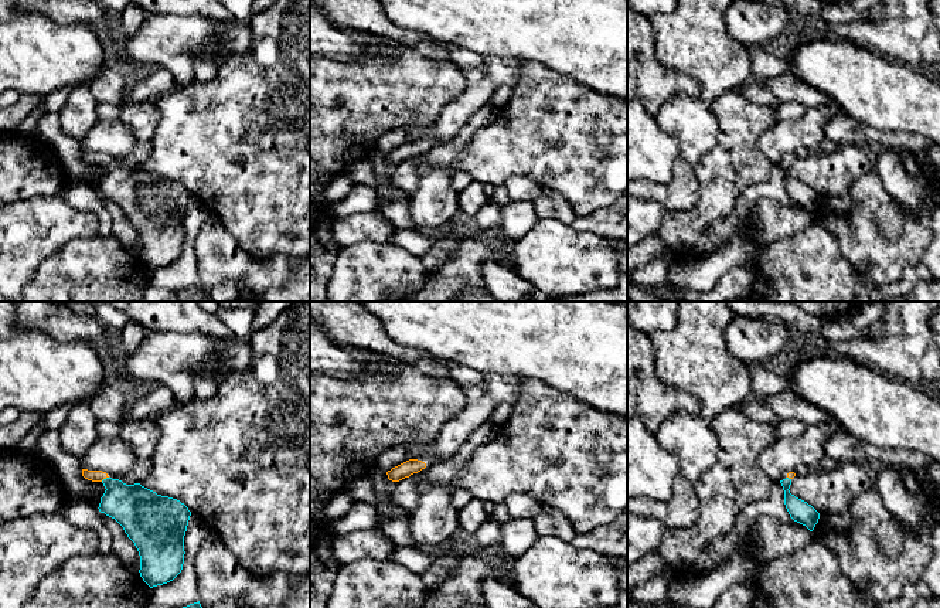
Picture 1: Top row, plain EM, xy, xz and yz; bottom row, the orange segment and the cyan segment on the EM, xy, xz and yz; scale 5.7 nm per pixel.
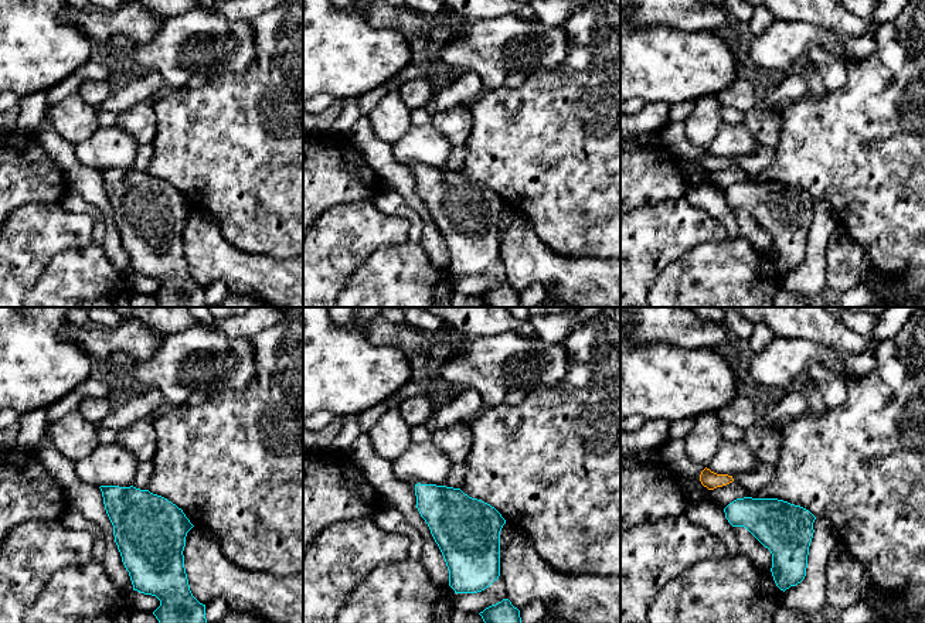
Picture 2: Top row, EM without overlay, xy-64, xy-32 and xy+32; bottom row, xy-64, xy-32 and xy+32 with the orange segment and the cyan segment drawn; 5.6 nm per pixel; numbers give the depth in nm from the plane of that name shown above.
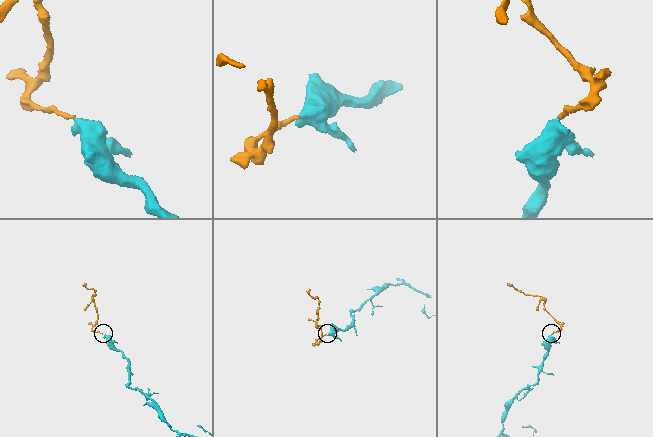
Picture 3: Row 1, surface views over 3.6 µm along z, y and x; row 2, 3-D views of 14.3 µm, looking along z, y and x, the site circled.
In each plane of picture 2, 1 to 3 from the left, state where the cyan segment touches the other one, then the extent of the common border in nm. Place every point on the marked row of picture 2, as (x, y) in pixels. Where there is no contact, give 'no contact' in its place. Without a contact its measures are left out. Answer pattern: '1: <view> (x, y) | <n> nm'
1: no contact
2: no contact
3: no contact

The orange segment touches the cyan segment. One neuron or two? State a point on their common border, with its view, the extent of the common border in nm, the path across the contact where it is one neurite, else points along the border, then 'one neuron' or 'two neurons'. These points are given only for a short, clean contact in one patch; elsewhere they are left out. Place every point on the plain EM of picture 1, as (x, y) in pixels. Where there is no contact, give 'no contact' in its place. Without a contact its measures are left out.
meets orange in xy at (104, 160); contact 50 nm long; runs through xy (91, 158), (104, 160), (135, 190); one neuron

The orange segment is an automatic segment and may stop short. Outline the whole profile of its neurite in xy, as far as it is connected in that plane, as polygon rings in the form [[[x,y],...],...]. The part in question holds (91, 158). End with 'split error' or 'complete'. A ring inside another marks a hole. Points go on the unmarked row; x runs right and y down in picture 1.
[[[82,152],[82,159],[103,166],[106,173],[98,191],[115,201],[134,225],[143,264],[150,271],[173,264],[184,247],[188,190],[140,166],[126,167],[112,162],[102,153]]] | split error

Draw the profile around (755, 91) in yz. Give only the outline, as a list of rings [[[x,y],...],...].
[[[750,79],[742,88],[743,96],[756,105],[777,106],[779,101],[769,91],[763,81]]]

